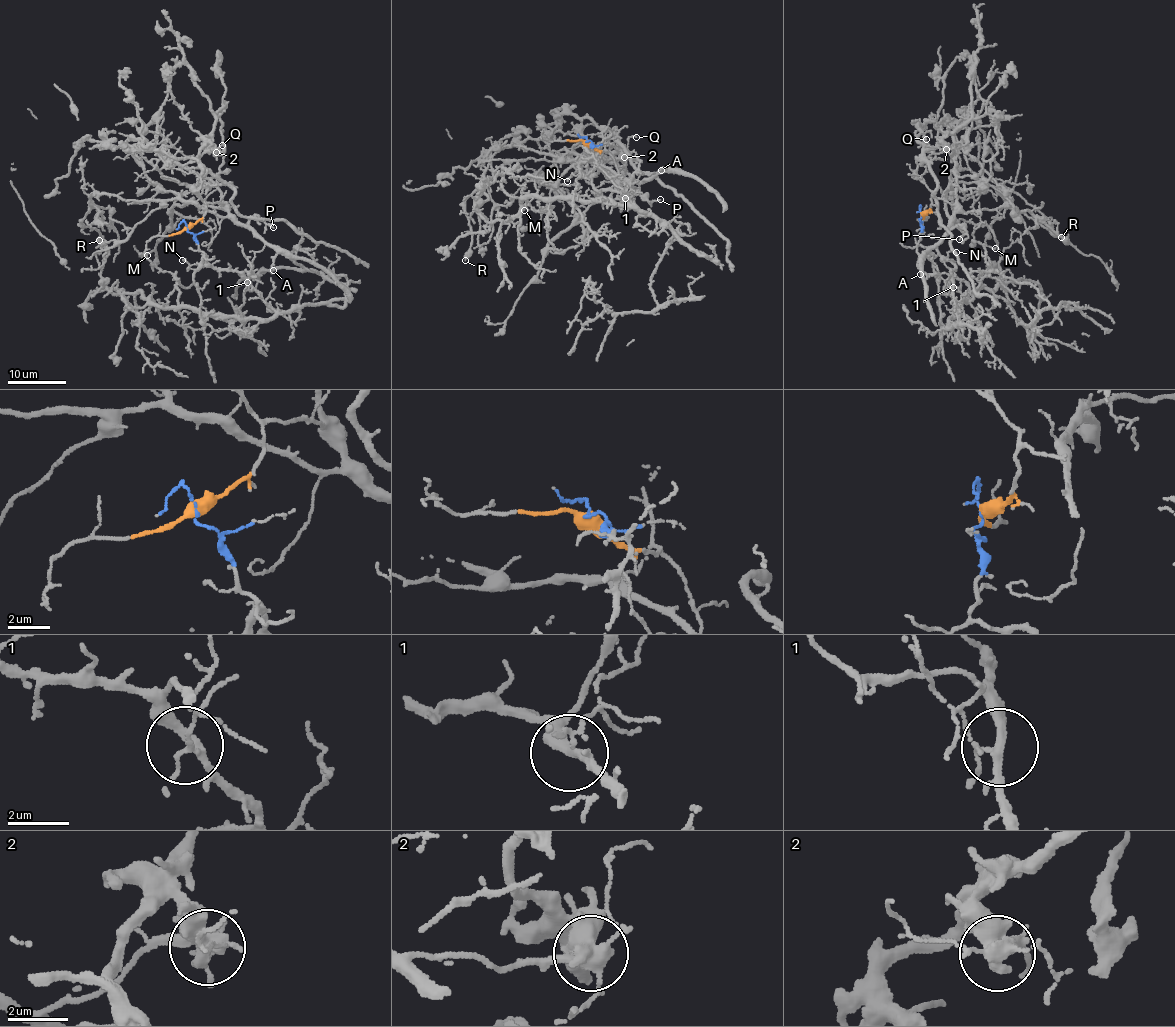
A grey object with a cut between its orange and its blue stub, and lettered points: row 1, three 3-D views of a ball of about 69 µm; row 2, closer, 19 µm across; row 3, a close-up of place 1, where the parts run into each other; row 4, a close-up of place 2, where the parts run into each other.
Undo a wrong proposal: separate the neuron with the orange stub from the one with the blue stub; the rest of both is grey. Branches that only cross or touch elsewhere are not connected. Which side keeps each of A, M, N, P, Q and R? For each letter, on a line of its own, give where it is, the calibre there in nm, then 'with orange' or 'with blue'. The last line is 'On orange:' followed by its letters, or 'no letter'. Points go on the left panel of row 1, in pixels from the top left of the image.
A: (273, 270) | 130 nm | with orange
M: (147, 255) | 130 nm | with blue
N: (182, 260) | 150 nm | with blue
P: (273, 227) | 110 nm | with orange
Q: (222, 145) | 90 nm | with orange
R: (99, 240) | 300 nm | with orange
On orange: A, P, Q, R

